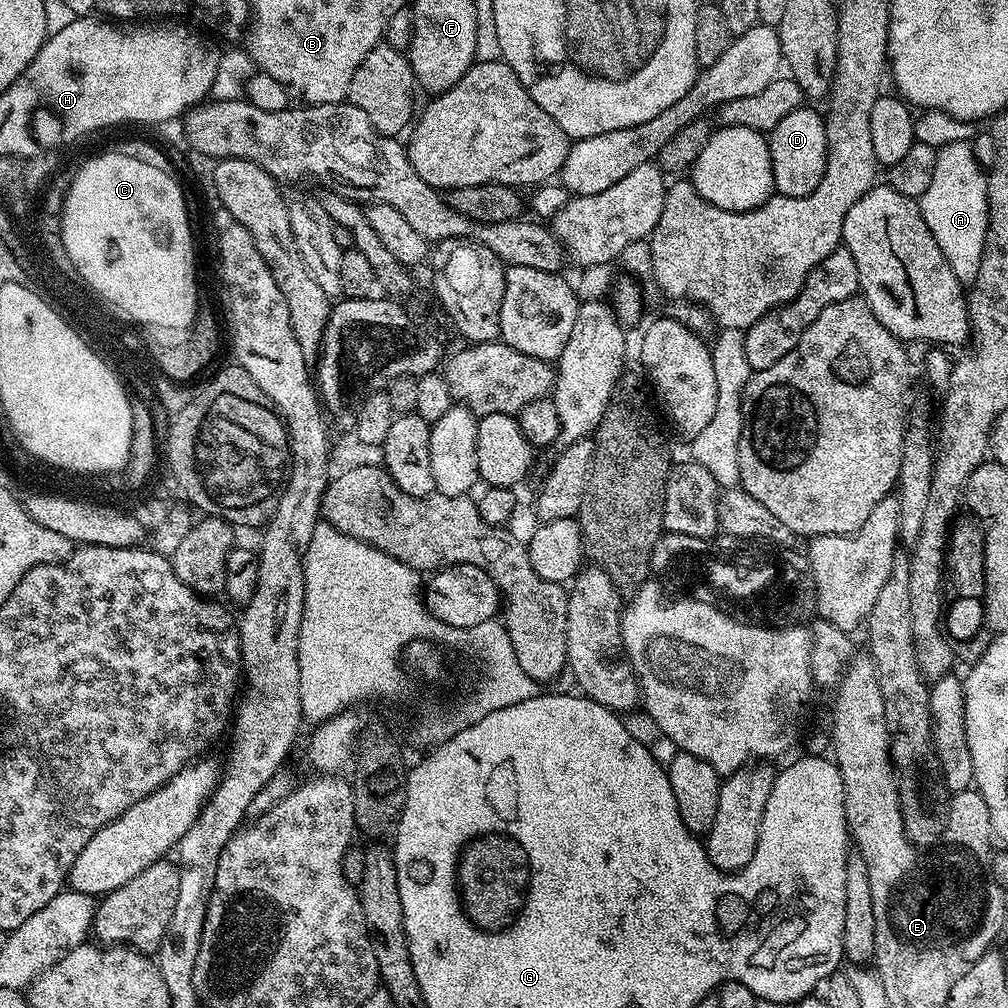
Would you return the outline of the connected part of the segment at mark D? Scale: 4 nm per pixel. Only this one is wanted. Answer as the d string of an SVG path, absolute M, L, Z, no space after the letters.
M801 106L790 110L790 114L786 114L786 118L782 118L782 122L778 122L778 126L774 126L774 130L766 136L770 150L770 166L774 170L774 189L779 195L790 198L802 198L814 194L814 190L818 190L818 182L822 182L828 161L824 116L808 107Z

